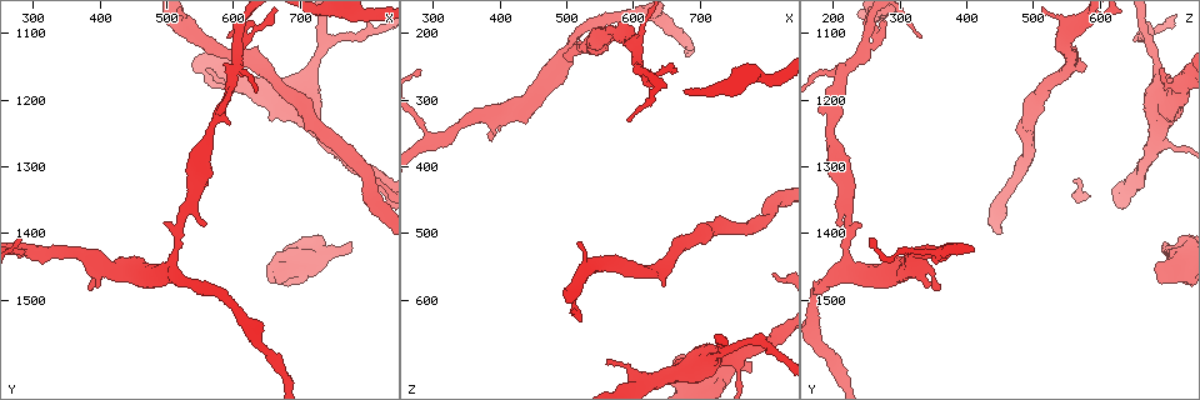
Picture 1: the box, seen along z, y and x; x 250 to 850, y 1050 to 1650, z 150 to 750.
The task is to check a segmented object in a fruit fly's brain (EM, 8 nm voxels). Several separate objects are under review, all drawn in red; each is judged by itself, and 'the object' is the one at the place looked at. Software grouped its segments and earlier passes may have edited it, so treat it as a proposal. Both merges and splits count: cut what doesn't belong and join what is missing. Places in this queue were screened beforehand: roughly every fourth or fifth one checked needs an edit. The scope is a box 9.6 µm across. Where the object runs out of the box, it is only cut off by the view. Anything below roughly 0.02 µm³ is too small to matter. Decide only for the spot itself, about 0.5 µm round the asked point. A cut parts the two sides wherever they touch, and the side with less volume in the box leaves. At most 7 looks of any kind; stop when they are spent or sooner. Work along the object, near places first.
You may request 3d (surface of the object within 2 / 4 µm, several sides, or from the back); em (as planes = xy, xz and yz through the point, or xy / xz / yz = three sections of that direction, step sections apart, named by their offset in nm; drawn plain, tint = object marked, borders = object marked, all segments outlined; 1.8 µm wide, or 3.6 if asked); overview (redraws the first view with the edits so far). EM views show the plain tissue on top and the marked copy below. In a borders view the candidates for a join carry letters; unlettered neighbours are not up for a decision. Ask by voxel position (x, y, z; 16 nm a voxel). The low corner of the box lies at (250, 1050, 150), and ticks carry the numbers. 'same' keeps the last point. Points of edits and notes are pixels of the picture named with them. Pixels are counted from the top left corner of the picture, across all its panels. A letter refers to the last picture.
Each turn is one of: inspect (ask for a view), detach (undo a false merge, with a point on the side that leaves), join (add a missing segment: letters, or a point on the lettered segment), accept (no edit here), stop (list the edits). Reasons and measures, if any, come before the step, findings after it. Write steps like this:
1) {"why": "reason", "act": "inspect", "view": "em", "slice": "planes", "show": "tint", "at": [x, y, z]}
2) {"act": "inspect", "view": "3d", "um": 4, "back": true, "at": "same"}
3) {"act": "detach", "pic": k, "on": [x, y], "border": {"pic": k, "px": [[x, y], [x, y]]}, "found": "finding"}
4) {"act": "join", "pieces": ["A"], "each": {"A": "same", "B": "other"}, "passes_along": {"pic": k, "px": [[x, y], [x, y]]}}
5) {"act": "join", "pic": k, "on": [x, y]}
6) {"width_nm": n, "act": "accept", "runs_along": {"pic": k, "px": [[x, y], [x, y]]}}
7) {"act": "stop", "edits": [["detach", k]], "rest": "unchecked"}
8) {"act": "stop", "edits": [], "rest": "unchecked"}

{"why": "branch stops here", "act": "inspect", "view": "em", "slice": "planes", "show": "tint", "at": [775, 1415, 695]}

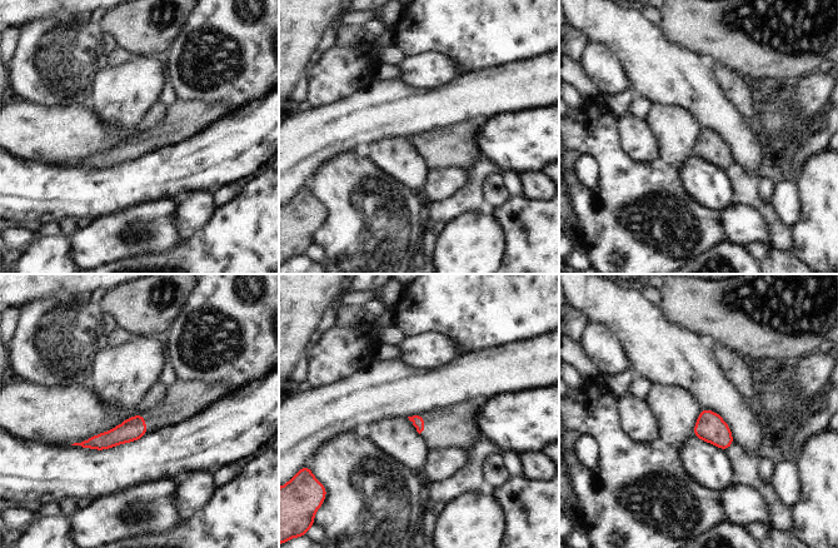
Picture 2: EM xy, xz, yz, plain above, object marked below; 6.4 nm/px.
{"act": "inspect", "view": "em", "slice": "planes", "show": "borders", "at": "same"}

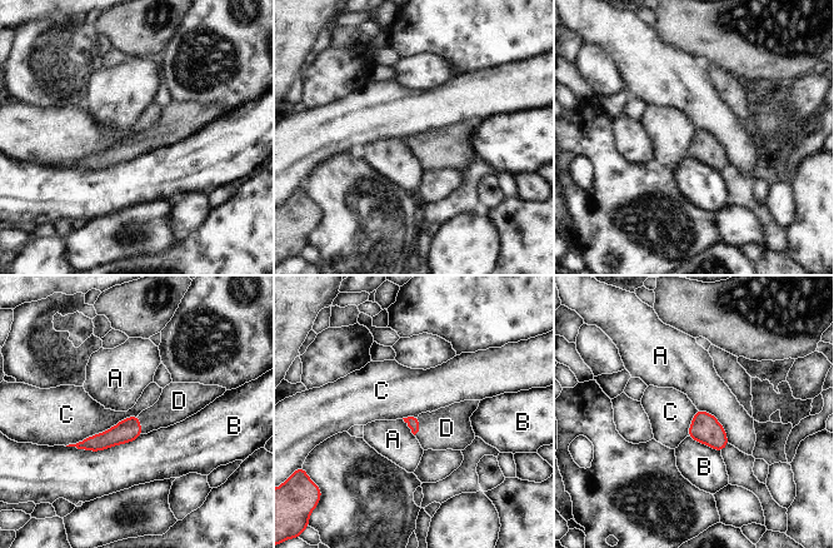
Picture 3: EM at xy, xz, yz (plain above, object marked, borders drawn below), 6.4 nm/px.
{"act": "join", "pieces": ["D"], "each": {"A": "other", "B": "other", "C": "other", "D": "same"}, "passes_along": {"pic": 3, "px": [[411, 422], [418, 426], [447, 428]]}, "found": "it goes on there"}

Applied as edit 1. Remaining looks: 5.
{"act": "inspect", "view": "overview"}

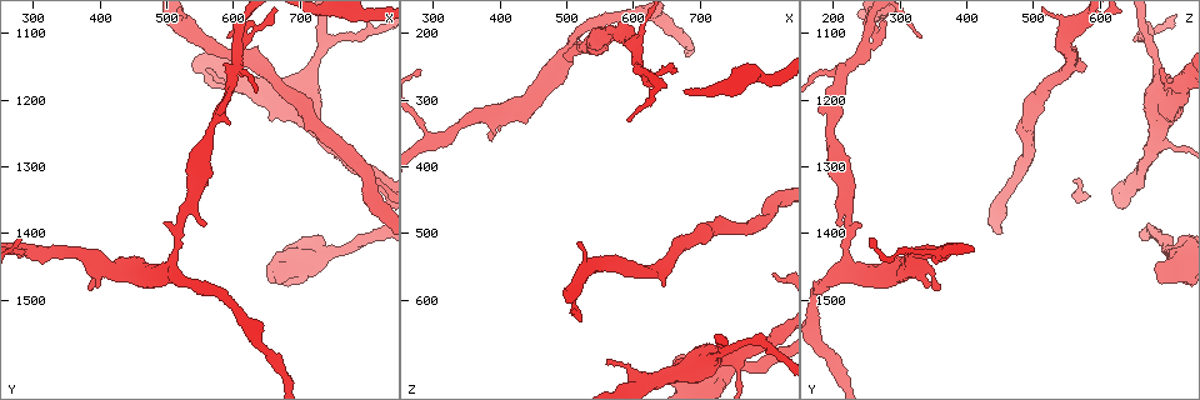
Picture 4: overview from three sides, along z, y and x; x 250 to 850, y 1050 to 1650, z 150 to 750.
{"why": "abrupt turn", "act": "inspect", "view": "em", "slice": "yz", "step": 4, "show": "tint", "at": [605, 1150, 210]}

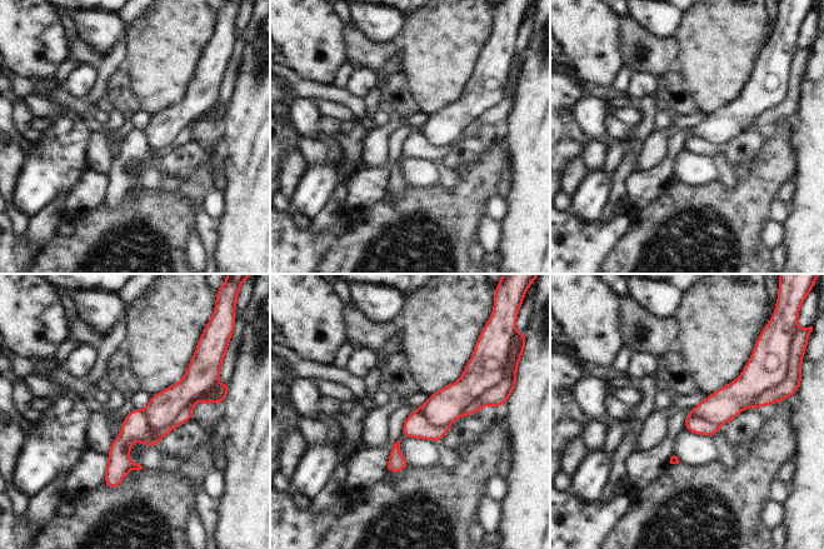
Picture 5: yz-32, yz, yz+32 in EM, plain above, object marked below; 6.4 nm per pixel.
{"act": "inspect", "view": "em", "slice": "xz", "step": 4, "show": "borders", "at": "same"}

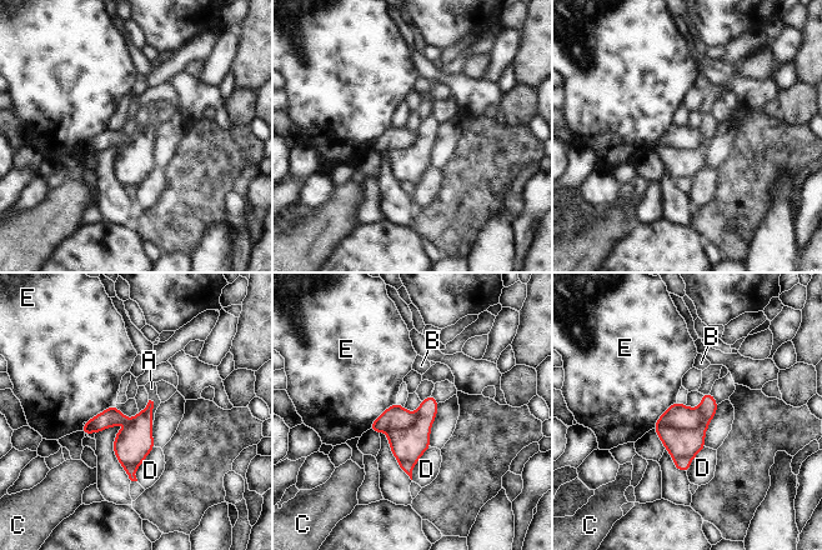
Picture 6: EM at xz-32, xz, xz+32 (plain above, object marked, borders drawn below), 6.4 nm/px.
{"act": "detach", "pic": 6, "on": [677, 415], "each": {"A": "other", "B": "other", "C": "other", "D": "other", "E": "other"}, "border": {"pic": 6, "px": [[702, 418], [696, 428], [655, 428]]}, "found": "two cells meet here"}

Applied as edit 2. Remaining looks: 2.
{"why": "free end", "act": "inspect", "view": "em", "slice": "planes", "show": "tint", "at": [595, 1105, 330]}

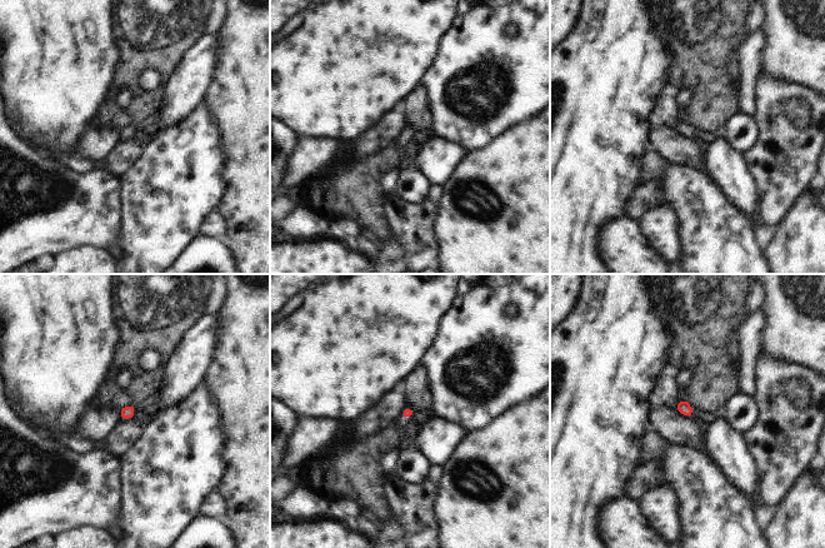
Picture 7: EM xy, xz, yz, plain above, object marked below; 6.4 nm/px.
{"act": "inspect", "view": "em", "slice": "planes", "show": "borders", "at": "same"}

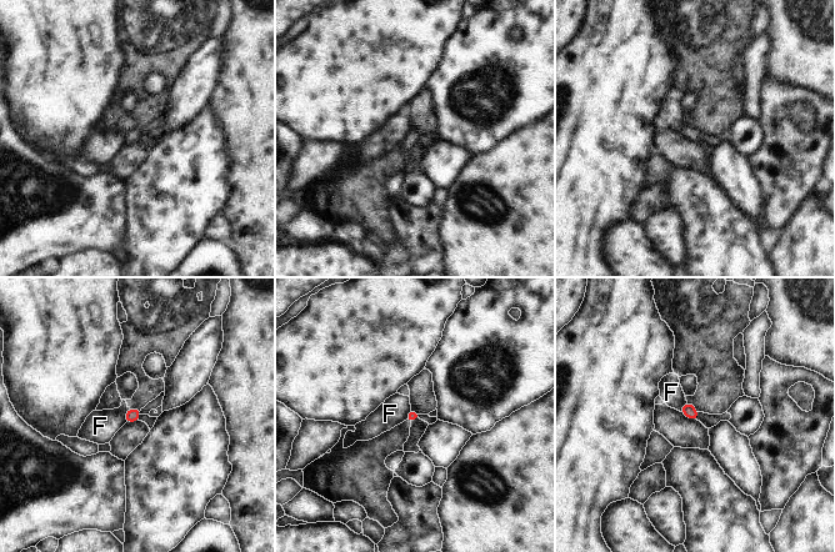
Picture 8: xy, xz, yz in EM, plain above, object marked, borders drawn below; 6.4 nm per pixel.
{"longest_contact_nm": ["F", 110], "act": "accept", "each": {"F": "other"}, "border": {"pic": 8, "px": [[129, 407], [124, 422]]}, "found": "no lettered segment goes on from it"}

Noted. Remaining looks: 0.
{"act": "stop", "edits": [["join", 3], ["detach", 6]], "rest": "unchecked"}

